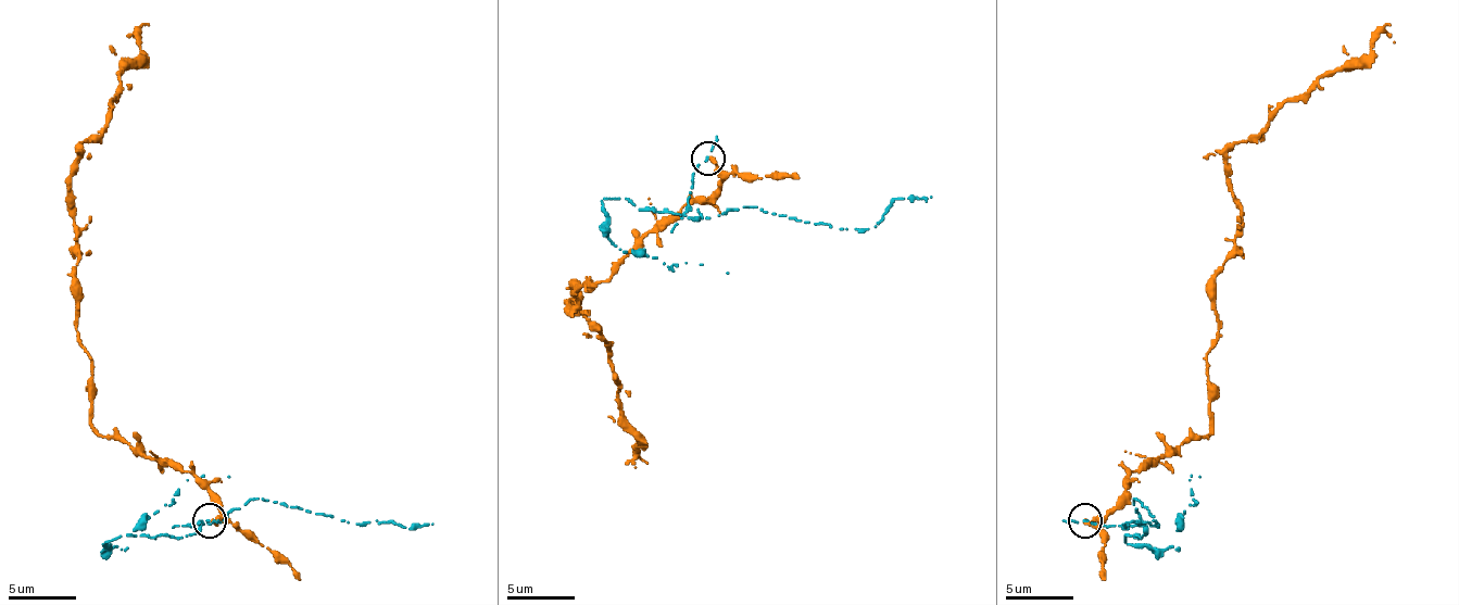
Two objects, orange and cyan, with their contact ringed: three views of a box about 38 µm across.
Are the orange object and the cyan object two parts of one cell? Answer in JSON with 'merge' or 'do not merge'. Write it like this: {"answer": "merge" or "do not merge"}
{"answer": "do not merge"}

